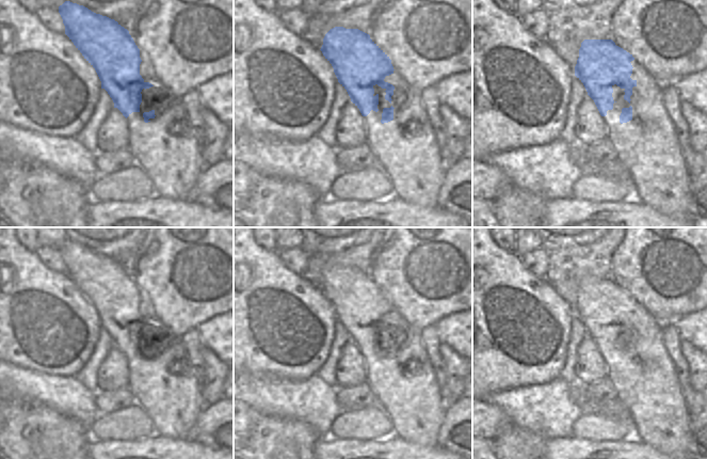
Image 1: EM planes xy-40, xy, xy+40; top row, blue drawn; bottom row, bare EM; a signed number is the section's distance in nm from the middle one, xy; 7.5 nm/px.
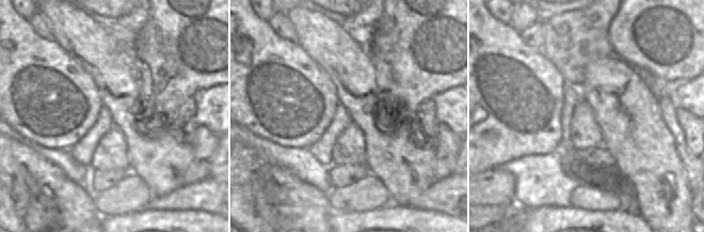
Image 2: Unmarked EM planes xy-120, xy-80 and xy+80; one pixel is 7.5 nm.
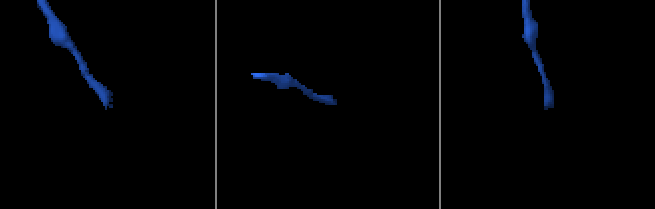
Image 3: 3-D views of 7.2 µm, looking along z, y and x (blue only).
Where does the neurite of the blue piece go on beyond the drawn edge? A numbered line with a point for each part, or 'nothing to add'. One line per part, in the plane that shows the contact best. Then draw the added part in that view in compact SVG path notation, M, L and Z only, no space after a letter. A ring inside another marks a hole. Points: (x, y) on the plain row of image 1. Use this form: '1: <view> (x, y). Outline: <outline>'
1: xy (412, 422). Outline: M379 332L379 350L373 349L367 355L364 355L366 363L366 381L368 382L376 402L383 408L393 425L393 434L409 442L422 445L424 447L434 447L438 445L438 431L445 416L445 407L441 405L431 405L422 407L423 395L416 392L411 384L414 382L407 377L403 377L400 369L408 362L409 355L396 358L396 348L393 348L393 359L388 362L381 362L384 347L390 347L391 343L386 338L381 338Z

